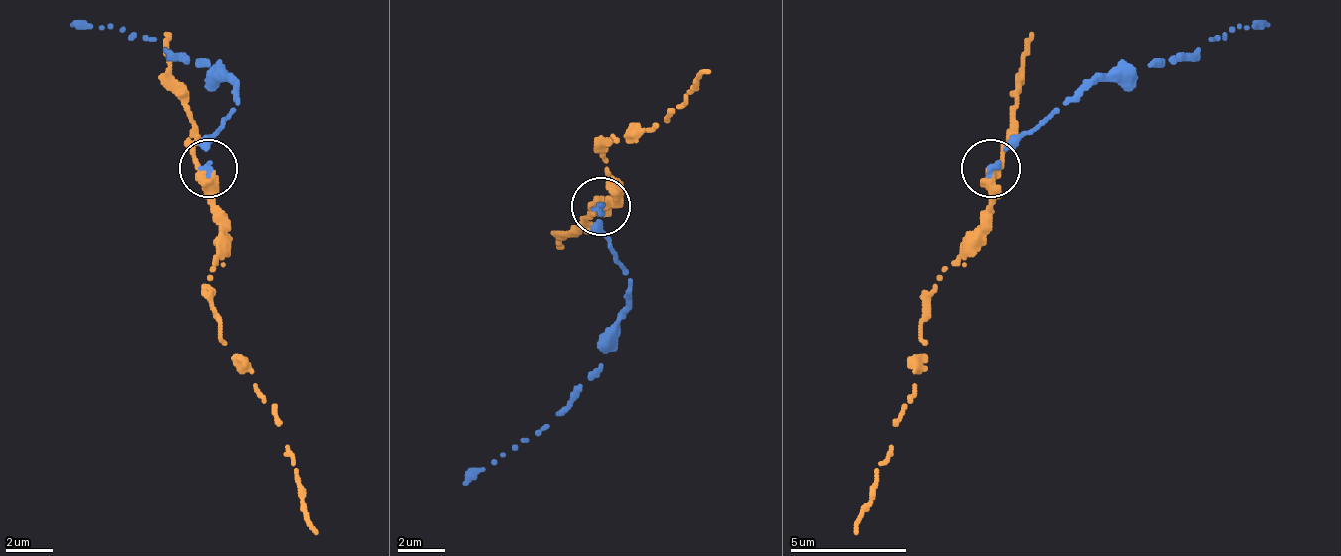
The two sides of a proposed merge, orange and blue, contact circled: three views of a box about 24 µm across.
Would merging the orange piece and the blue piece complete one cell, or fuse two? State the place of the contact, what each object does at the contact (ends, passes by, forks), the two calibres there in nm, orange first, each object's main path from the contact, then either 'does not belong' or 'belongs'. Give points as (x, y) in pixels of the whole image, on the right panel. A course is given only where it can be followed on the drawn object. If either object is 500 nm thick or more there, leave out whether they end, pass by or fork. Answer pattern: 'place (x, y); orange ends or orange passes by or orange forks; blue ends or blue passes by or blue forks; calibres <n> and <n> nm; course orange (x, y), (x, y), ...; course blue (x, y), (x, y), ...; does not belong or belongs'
place (990, 168); orange passes by; blue ends; calibres 380 and 280 nm; course orange (989, 166), (989, 219), (936, 283), (919, 336), (924, 359), (895, 424), (866, 512), (854, 535); course blue (989, 166), (1065, 102), (1100, 79), (1123, 79), (1188, 61), (1211, 38), (1270, 26); does not belong

